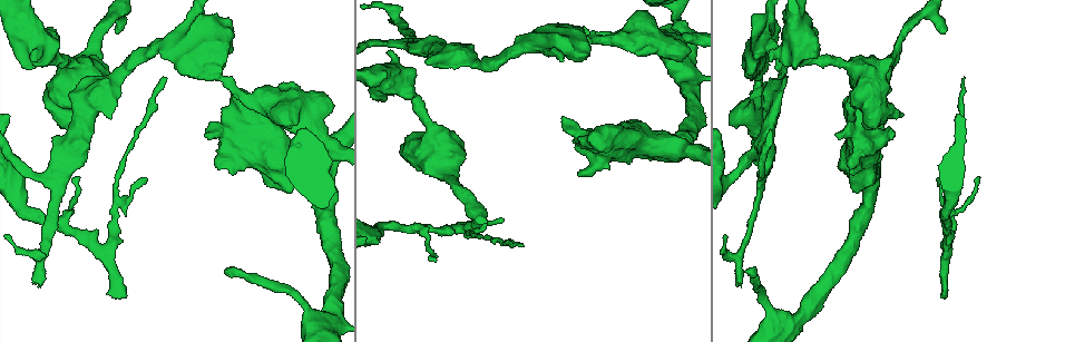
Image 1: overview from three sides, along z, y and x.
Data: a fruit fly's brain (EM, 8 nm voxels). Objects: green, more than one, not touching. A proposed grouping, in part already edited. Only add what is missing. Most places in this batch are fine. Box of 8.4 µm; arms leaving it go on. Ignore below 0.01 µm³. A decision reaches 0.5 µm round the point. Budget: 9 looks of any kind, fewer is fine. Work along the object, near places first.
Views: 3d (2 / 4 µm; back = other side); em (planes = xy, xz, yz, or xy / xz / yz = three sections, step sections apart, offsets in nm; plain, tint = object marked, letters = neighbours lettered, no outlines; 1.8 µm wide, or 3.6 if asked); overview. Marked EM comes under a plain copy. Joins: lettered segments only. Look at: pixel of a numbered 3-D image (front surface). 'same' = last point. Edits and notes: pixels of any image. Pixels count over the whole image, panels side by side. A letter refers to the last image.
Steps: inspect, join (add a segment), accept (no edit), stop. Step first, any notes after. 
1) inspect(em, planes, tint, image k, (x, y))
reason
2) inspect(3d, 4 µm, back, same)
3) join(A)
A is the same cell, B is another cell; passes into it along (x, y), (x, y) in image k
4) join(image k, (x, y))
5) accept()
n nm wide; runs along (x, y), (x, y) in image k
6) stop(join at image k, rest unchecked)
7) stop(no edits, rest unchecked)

inspect(3d, 4 µm, image 1, (38, 287))
an open end

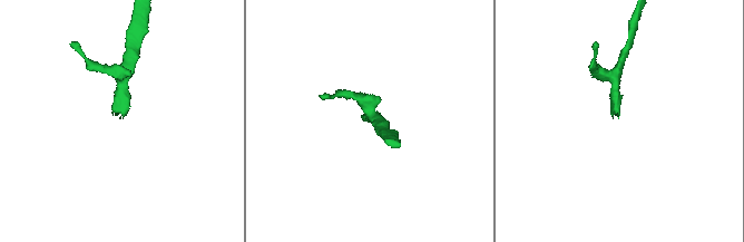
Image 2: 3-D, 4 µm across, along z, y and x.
inspect(em, planes, letters, image 2, (122, 115))

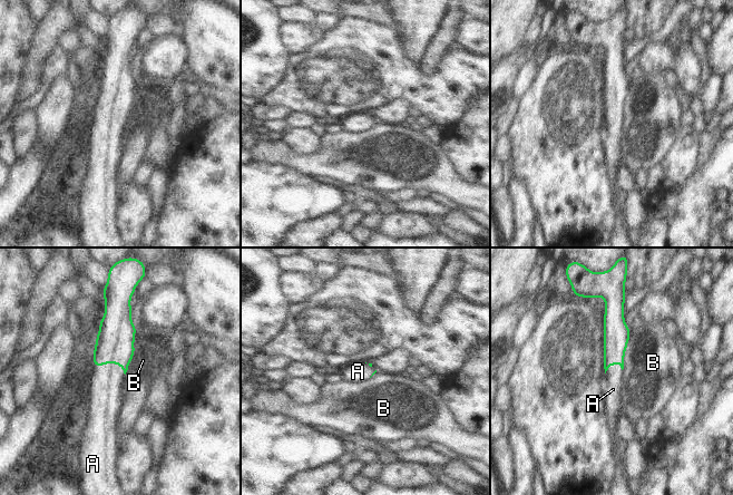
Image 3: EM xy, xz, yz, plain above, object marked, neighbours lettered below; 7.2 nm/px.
join(A)
B touches over 280 nm; A is the same cell, B is another cell; passes into it along (115, 341), (111, 361), (106, 382) in image 3; it goes on there

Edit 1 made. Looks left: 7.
inspect(overview)
redraw

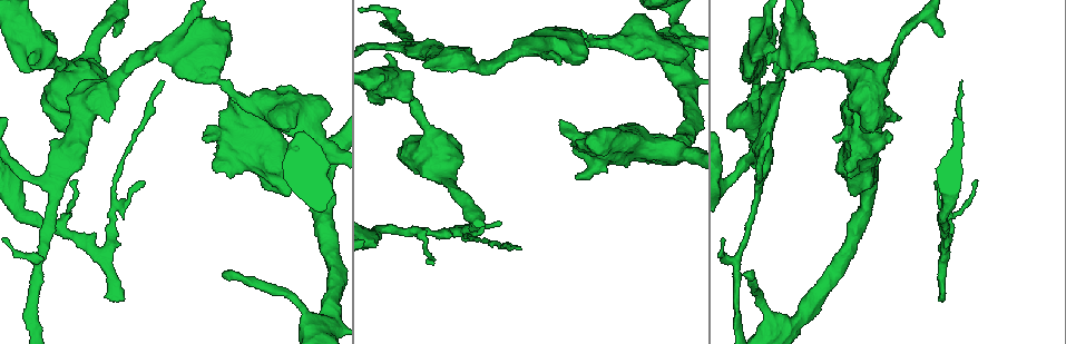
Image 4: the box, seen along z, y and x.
inspect(3d, 4 µm, image 4, (743, 275))
free end

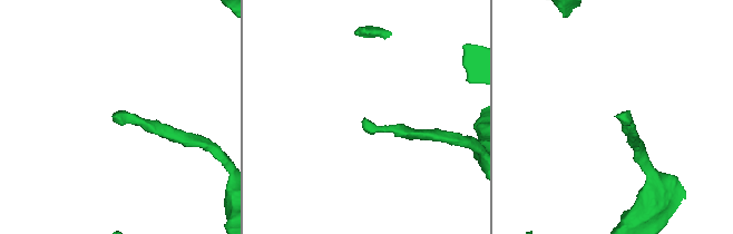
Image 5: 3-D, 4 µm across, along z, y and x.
inspect(em, planes, letters, image 5, (617, 118))
need the tissue

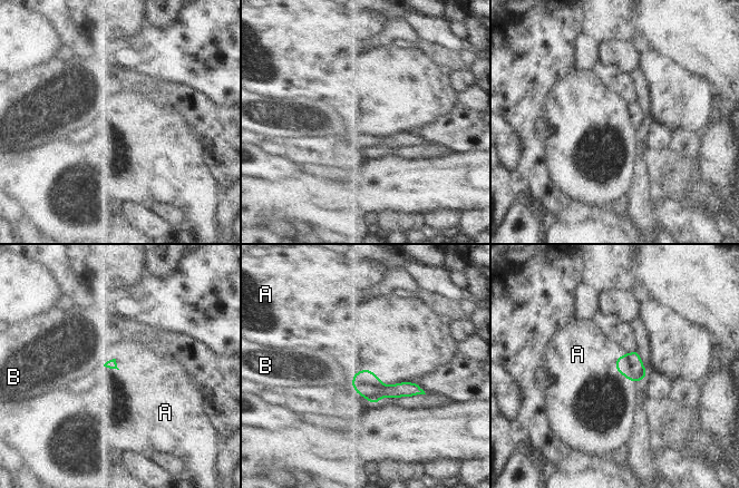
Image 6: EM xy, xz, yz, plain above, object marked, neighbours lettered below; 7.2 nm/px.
accept()
A and B are other cells; runs along (355, 379), (372, 389), (419, 391) in image 6; no lettered segment goes on from it

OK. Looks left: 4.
inspect(em, planes, letters, image 4, (162, 82))
end of a long branch

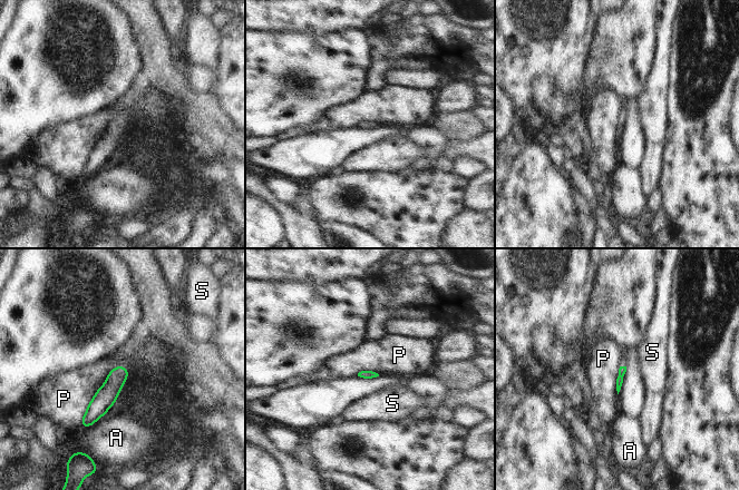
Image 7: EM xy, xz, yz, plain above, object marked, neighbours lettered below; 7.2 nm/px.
accept()
A, P and S are other cells; none of them fits

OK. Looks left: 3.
inspect(3d, 4 µm, image 4, (944, 301))
free end

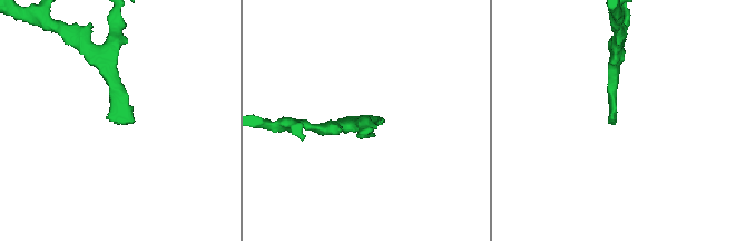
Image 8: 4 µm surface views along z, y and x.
inspect(em, xz, step 4, letters, image 8, (380, 119))
now the EM

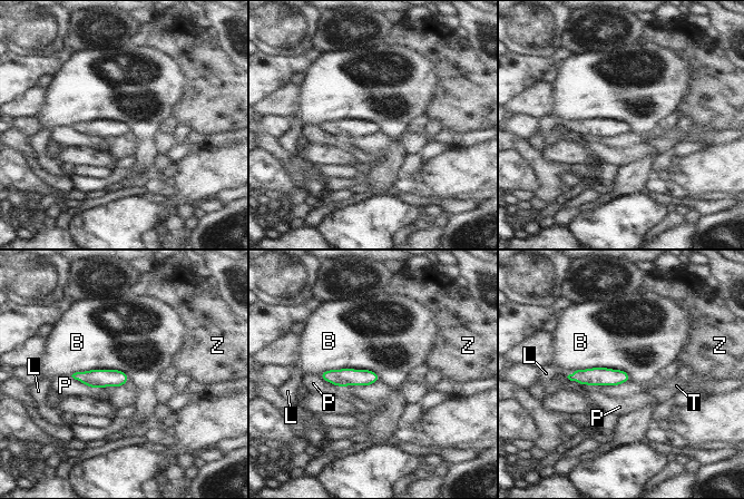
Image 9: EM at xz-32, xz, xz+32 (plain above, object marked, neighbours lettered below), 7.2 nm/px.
join(L)
110 nm wide; L is the same cell, B, P, T and Z are other cells; it goes on there

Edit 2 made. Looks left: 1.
stop(join at image 3, join at image 9, rest unchecked)

